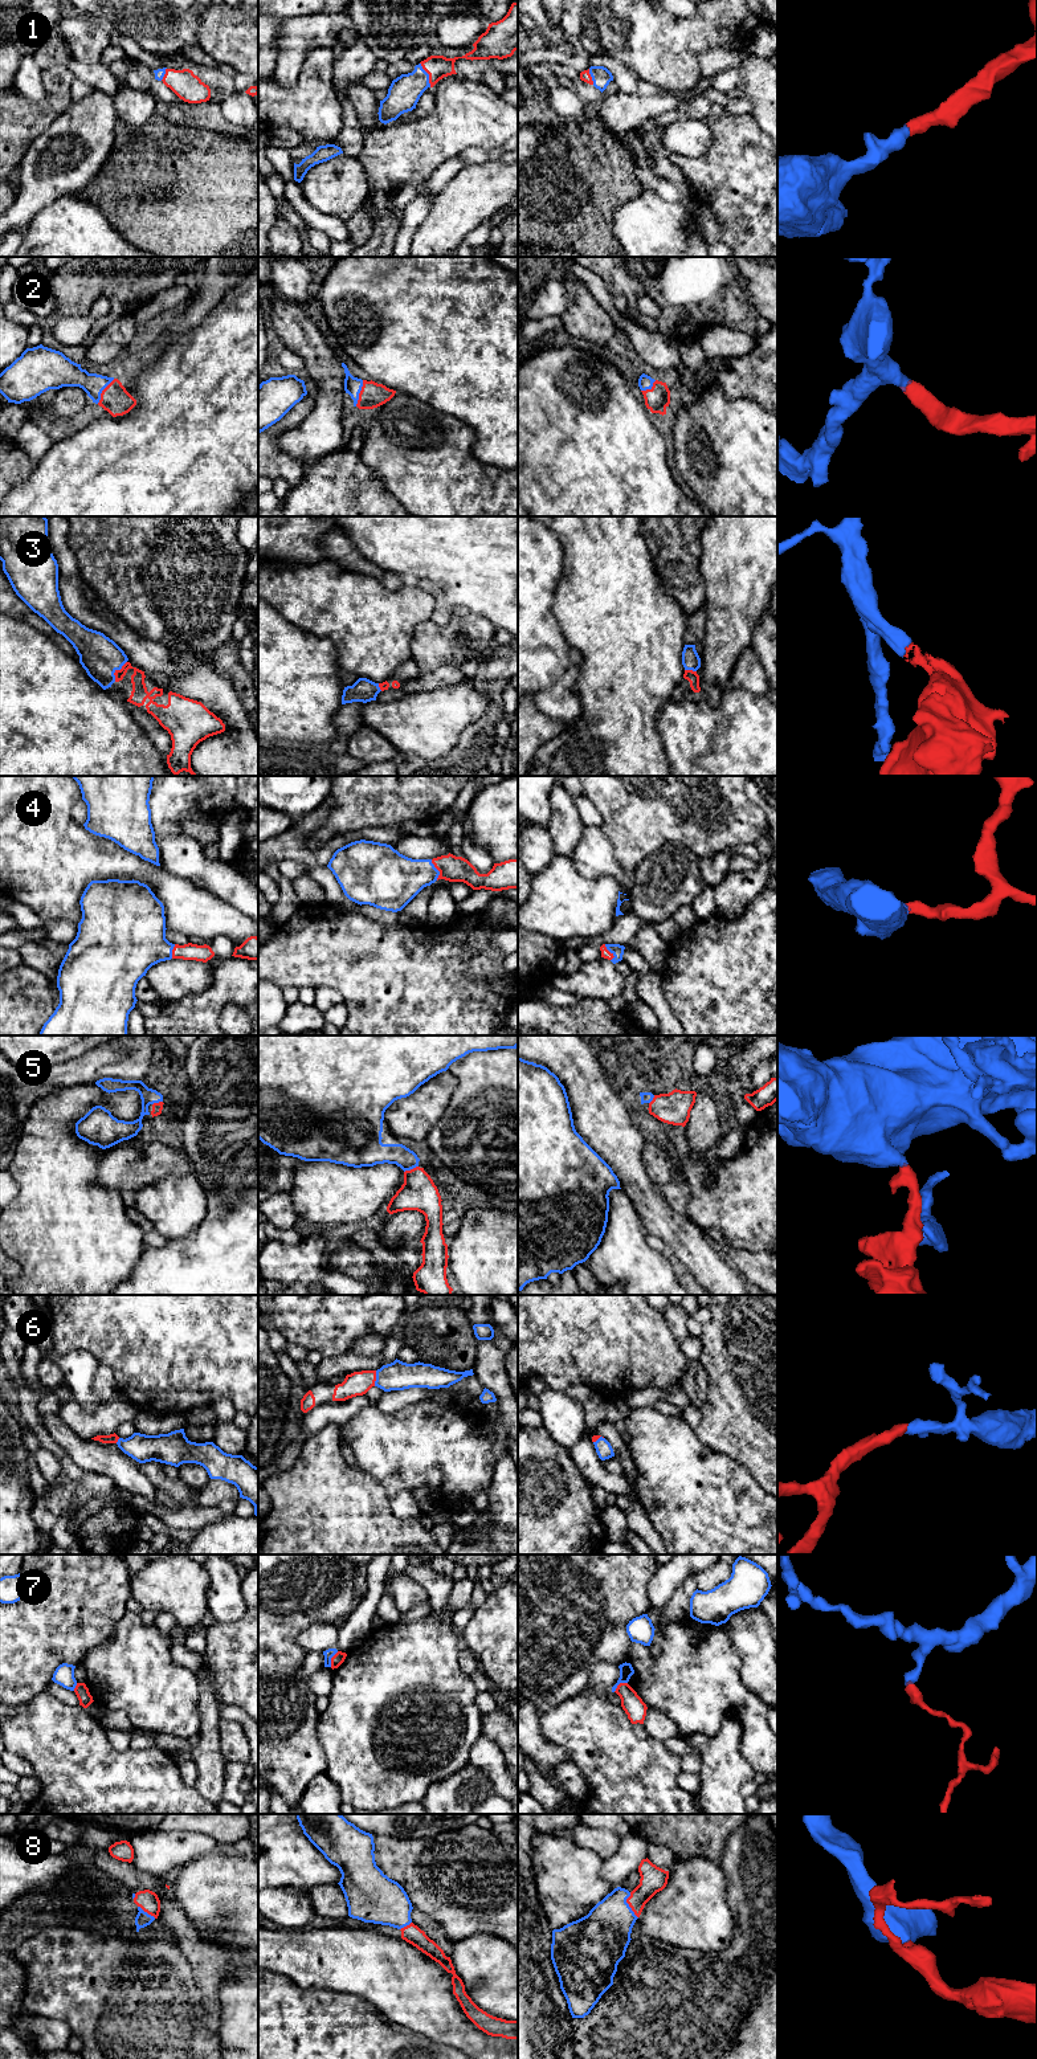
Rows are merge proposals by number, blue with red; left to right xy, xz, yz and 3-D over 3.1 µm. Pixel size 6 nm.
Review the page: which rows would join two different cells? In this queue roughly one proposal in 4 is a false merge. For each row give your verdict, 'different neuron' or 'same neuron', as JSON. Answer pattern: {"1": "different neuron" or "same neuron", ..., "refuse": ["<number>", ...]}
{"1": "same neuron", "2": "same neuron", "3": "same neuron", "4": "same neuron", "5": "same neuron", "6": "same neuron", "7": "different neuron", "8": "same neuron", "refuse": ["7"]}

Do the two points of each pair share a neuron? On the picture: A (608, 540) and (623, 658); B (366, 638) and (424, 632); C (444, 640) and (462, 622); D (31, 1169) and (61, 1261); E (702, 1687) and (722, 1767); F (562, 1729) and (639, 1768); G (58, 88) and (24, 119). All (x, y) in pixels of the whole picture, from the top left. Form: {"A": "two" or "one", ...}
{"A": "one", "B": "two", "C": "one", "D": "one", "E": "two", "F": "one", "G": "one"}

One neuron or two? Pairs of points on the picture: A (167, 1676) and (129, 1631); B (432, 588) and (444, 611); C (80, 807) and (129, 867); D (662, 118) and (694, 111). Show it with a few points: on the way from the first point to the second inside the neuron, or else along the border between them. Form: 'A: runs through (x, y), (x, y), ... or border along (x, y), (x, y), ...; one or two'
A: runs through (156, 1666), (133, 1642); one
B: runs through (437, 593), (443, 605); one
C: border along (81, 799), (74, 805), (72, 817), (82, 825); two
D: runs through (670, 117), (686, 113); one

